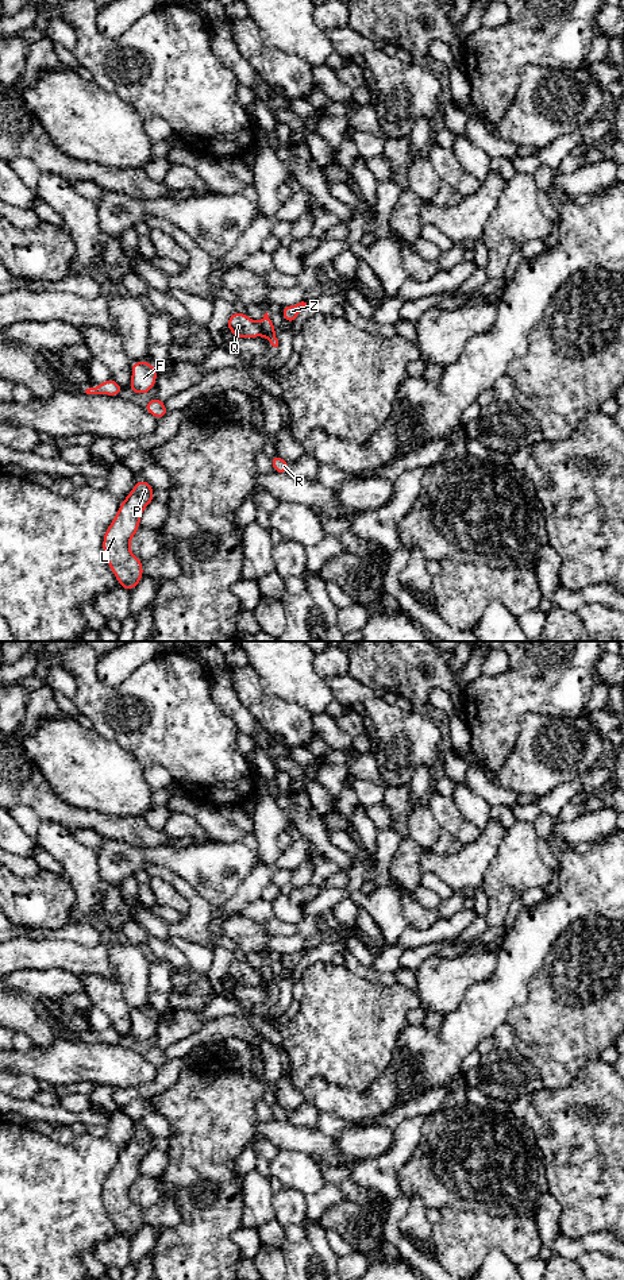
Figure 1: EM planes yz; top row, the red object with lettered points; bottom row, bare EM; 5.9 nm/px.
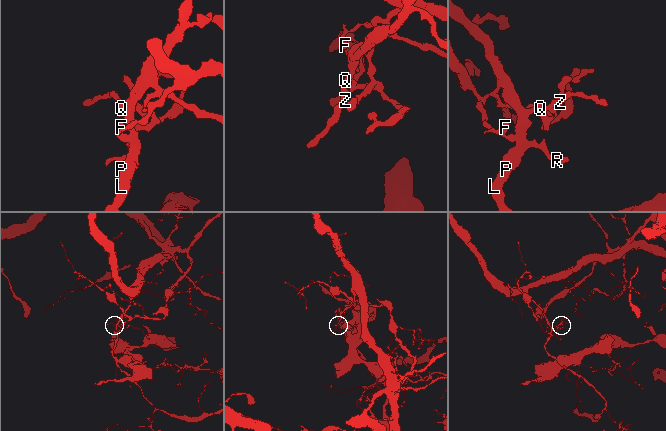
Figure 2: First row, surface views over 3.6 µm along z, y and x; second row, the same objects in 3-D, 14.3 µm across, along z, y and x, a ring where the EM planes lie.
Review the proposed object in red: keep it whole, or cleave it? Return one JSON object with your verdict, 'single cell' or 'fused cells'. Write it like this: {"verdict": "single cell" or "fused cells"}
{"verdict": "fused cells"}

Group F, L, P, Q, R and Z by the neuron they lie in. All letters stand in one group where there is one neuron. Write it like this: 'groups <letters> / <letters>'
groups F / L P Q R Z

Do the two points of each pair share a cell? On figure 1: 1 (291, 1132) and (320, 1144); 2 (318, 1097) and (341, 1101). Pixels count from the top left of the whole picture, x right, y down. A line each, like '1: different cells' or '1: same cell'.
1: same cell
2: same cell

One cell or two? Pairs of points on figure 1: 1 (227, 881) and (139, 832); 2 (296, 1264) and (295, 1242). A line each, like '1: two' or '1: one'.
1: two
2: one

